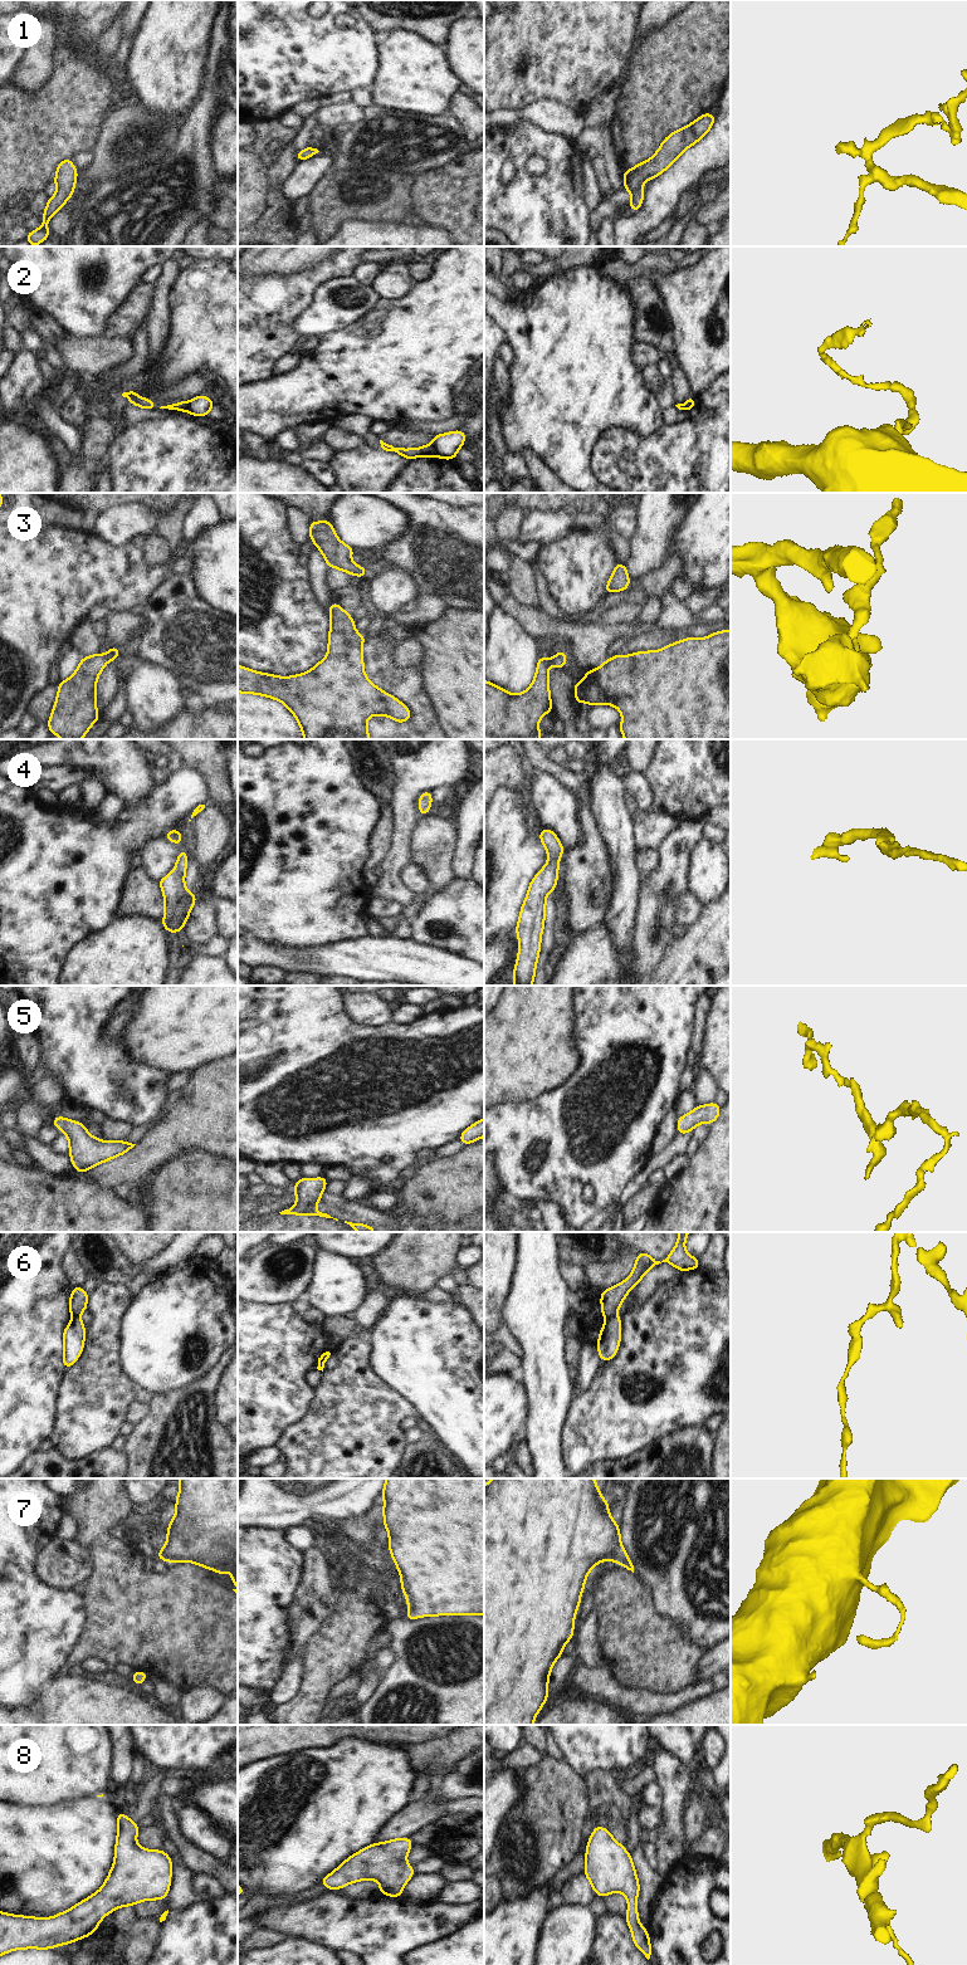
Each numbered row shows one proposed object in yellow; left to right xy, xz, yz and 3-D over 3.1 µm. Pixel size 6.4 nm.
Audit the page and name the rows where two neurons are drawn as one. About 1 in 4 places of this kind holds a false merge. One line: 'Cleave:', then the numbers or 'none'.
Cleave: 2, 6

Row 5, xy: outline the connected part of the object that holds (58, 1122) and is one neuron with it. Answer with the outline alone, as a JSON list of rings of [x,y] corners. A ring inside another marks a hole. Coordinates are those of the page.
[[[53,1116],[53,1126],[62,1129],[69,1139],[69,1158],[78,1173],[84,1173],[103,1162],[119,1157],[136,1145],[127,1140],[97,1139],[87,1131],[80,1121],[72,1121],[69,1118]]]

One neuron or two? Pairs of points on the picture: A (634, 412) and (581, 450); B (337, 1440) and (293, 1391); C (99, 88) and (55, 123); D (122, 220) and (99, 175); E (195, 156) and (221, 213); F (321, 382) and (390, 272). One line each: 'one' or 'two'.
A: one
B: two
C: one
D: two
E: two
F: two

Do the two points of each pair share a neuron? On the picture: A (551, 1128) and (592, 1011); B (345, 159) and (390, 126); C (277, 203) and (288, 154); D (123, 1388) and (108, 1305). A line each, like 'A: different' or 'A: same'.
A: same
B: same
C: same
D: same

